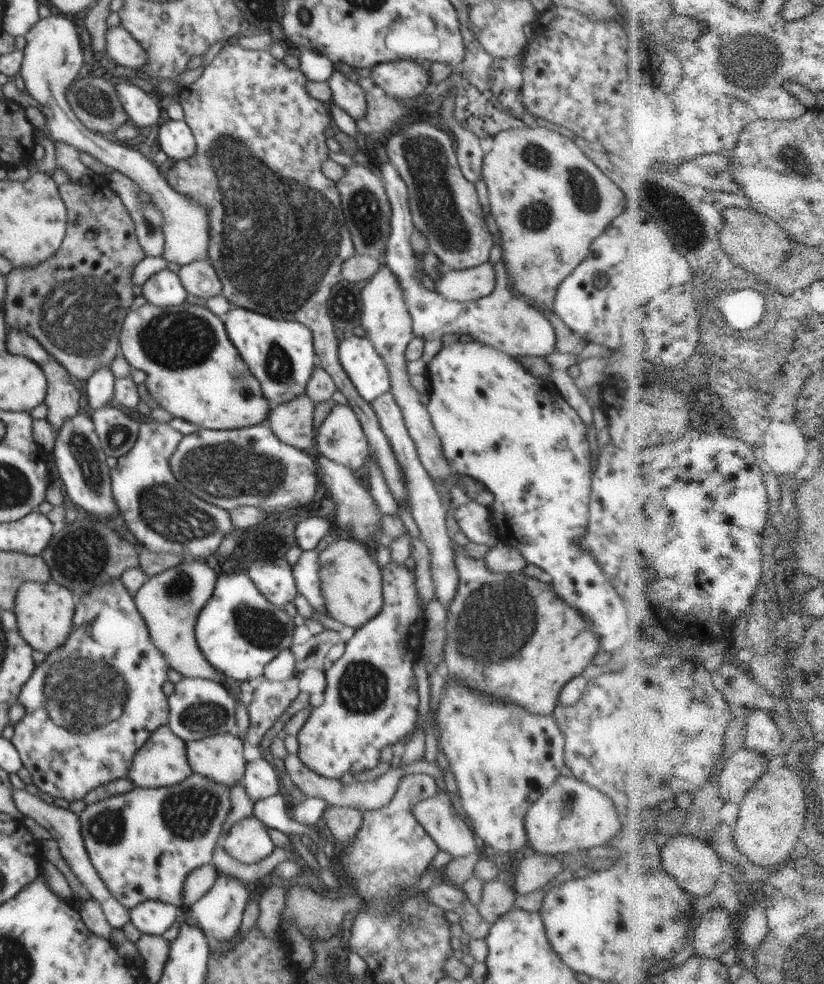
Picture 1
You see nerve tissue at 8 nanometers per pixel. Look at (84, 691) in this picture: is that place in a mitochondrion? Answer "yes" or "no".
yes

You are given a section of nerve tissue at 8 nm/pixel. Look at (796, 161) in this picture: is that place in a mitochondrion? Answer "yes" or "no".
yes

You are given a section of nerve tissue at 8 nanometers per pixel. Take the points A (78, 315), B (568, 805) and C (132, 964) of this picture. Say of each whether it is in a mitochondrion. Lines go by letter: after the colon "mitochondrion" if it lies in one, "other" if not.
A: mitochondrion
B: mitochondrion
C: other

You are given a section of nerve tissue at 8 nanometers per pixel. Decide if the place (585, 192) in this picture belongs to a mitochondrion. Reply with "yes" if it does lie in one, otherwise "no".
yes

